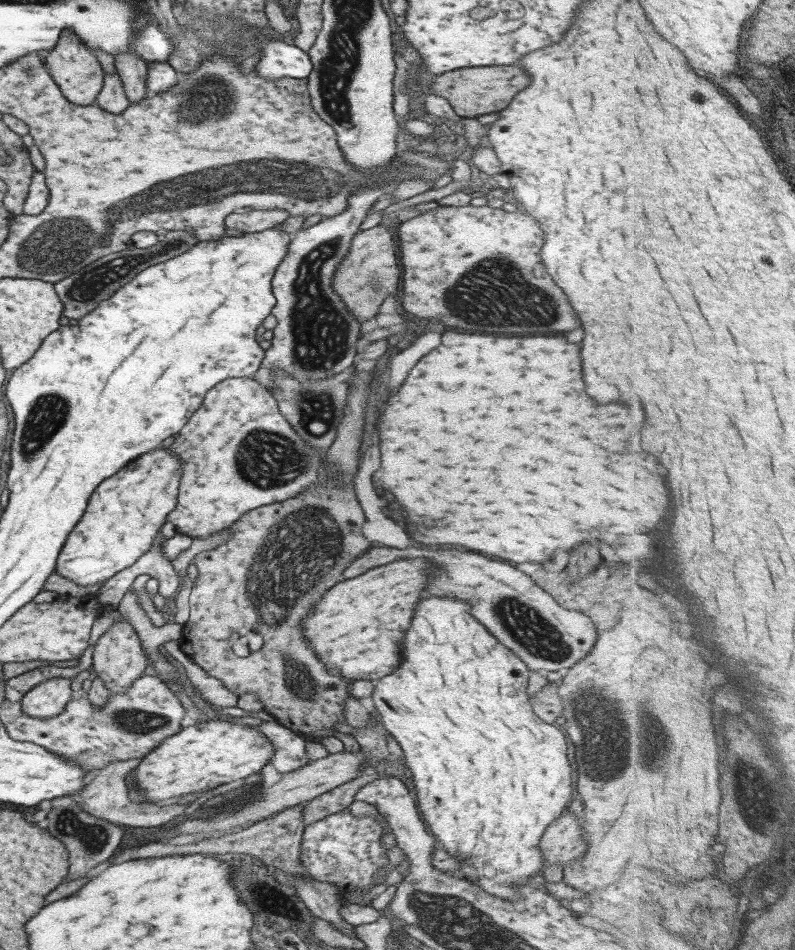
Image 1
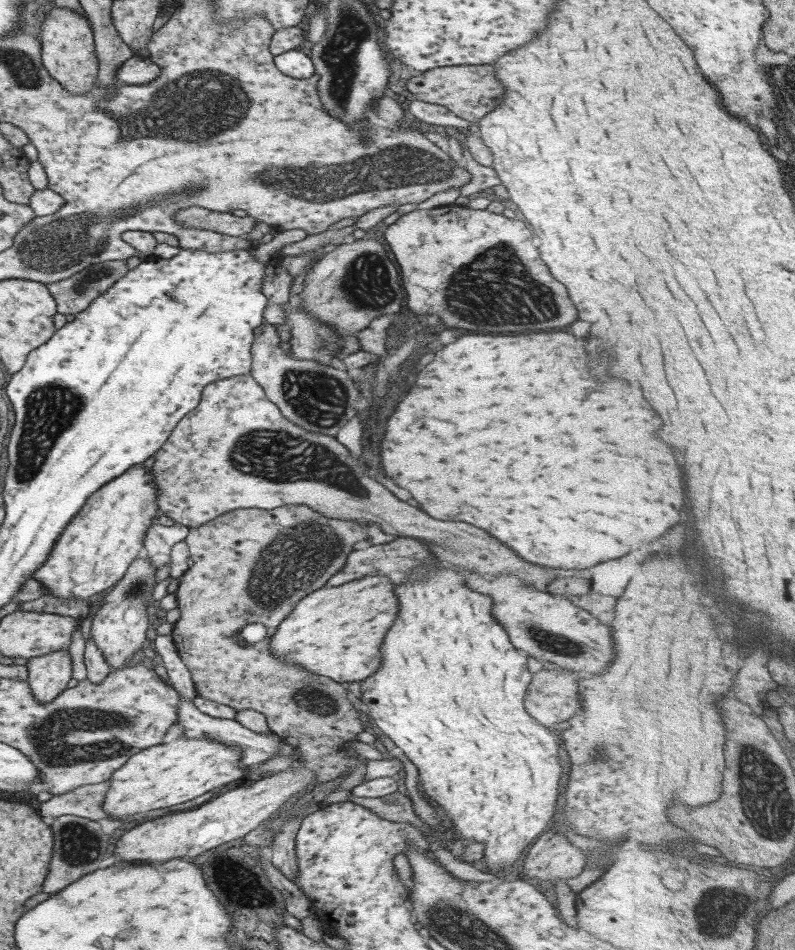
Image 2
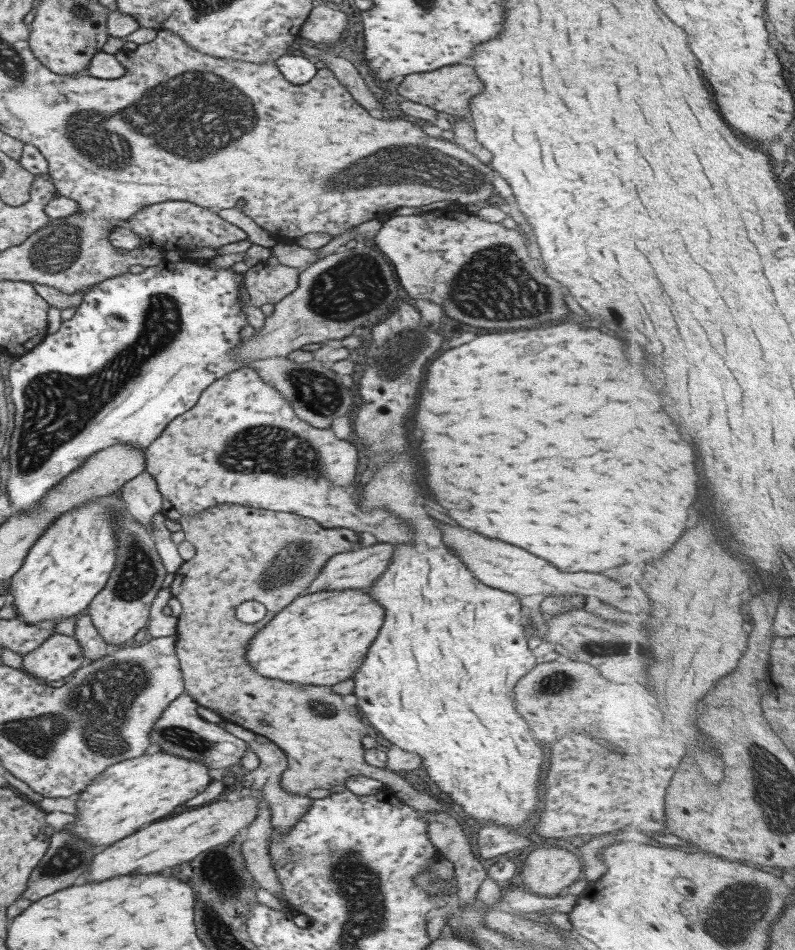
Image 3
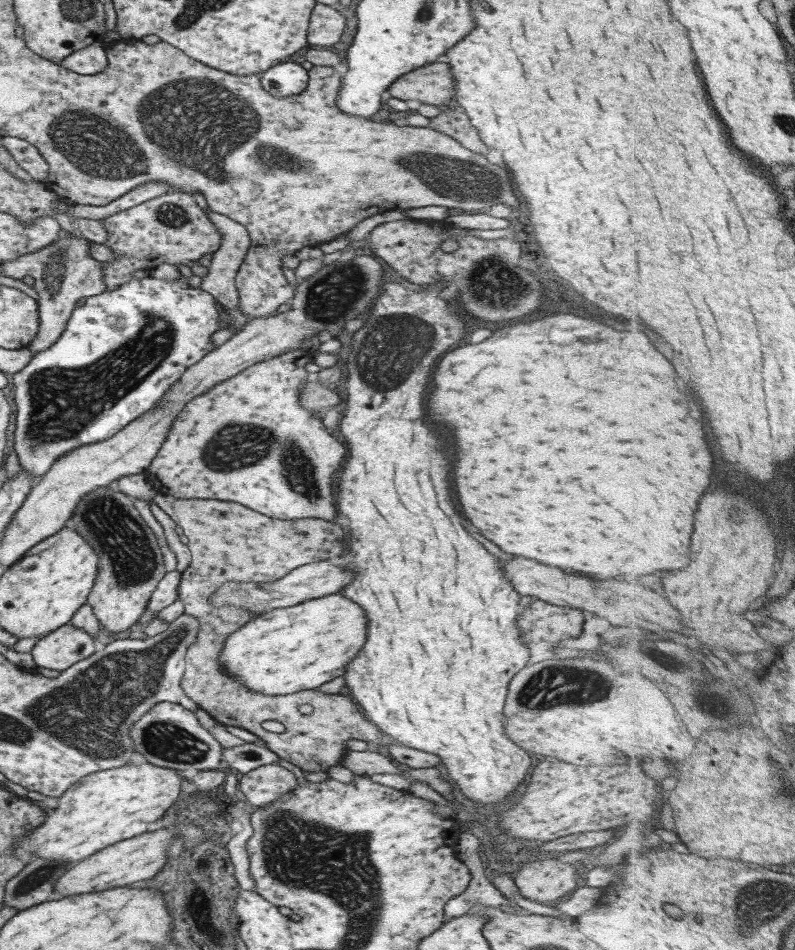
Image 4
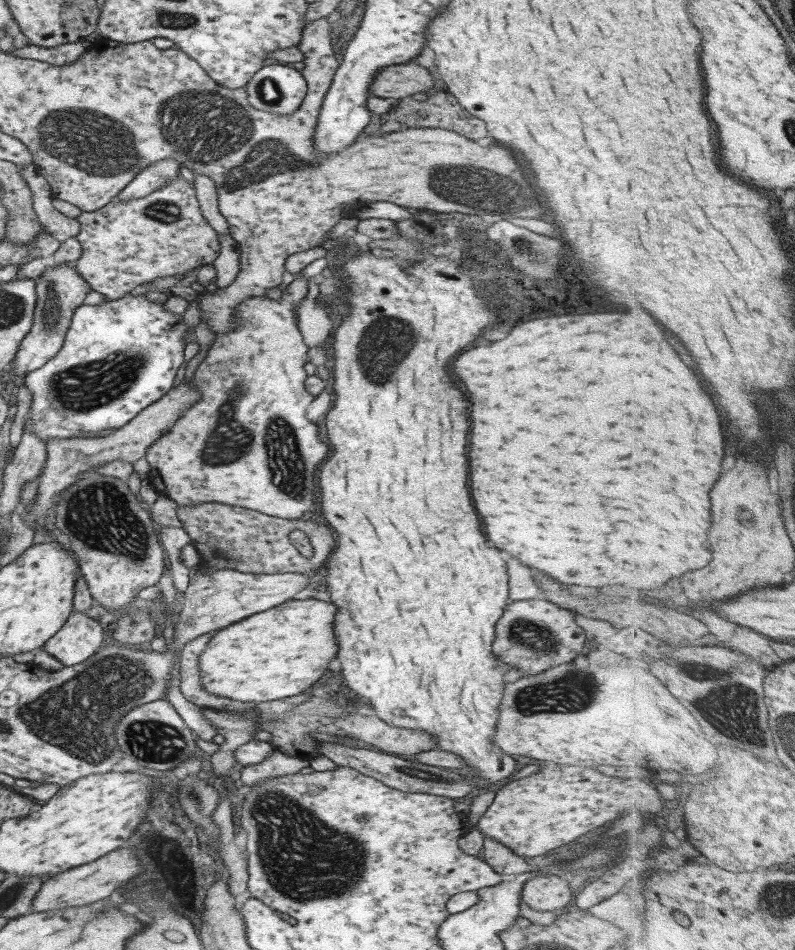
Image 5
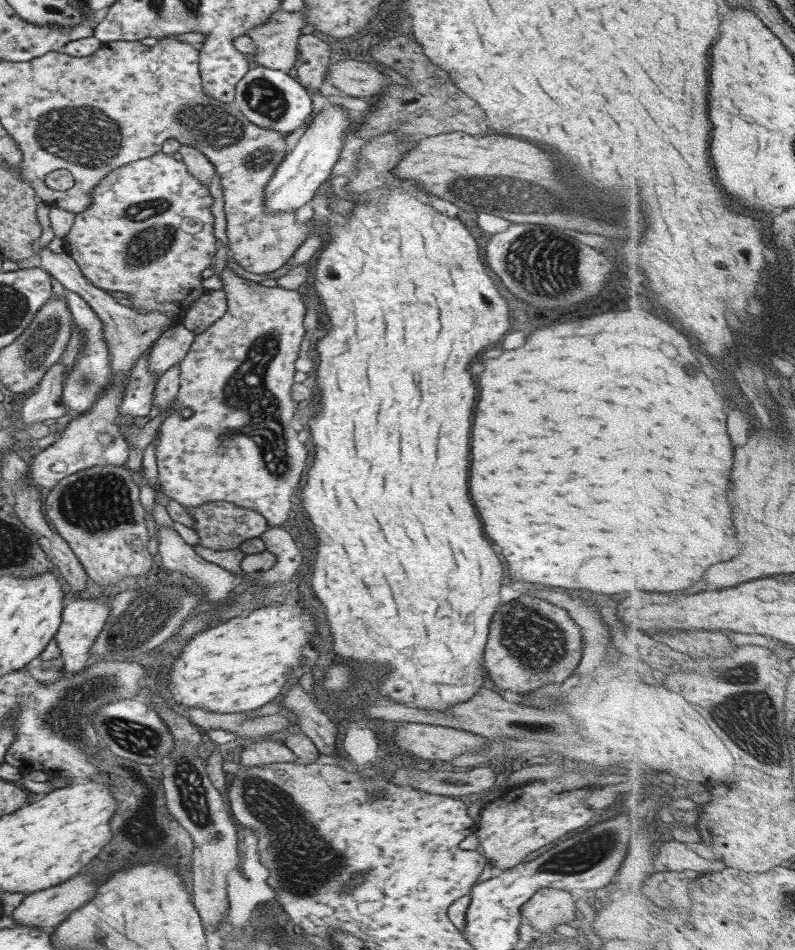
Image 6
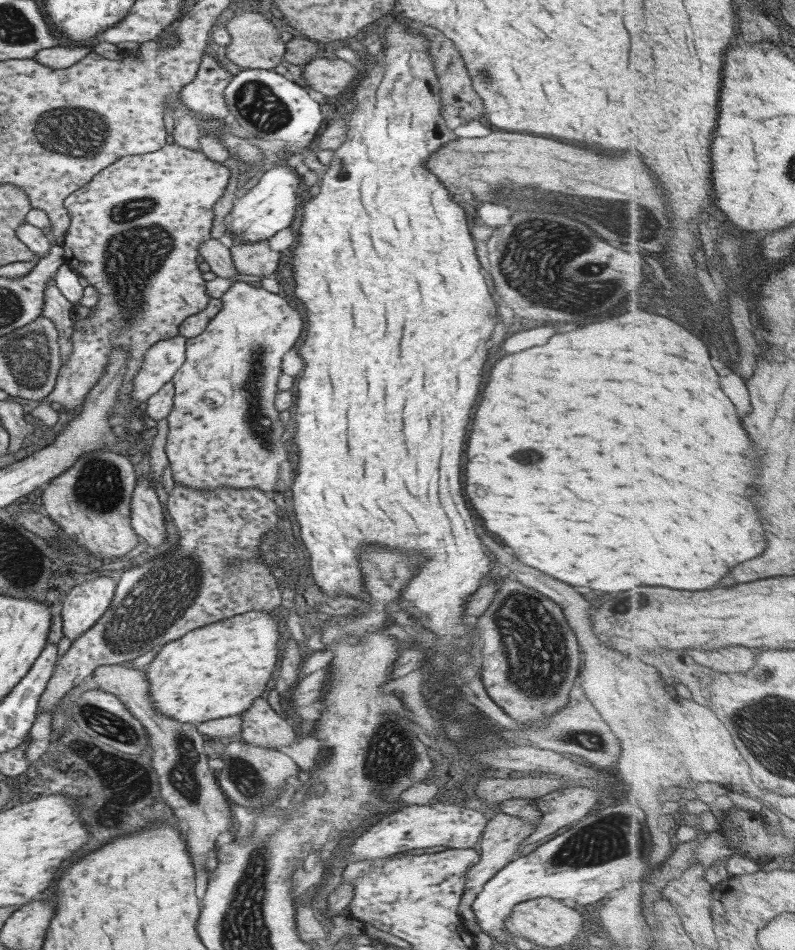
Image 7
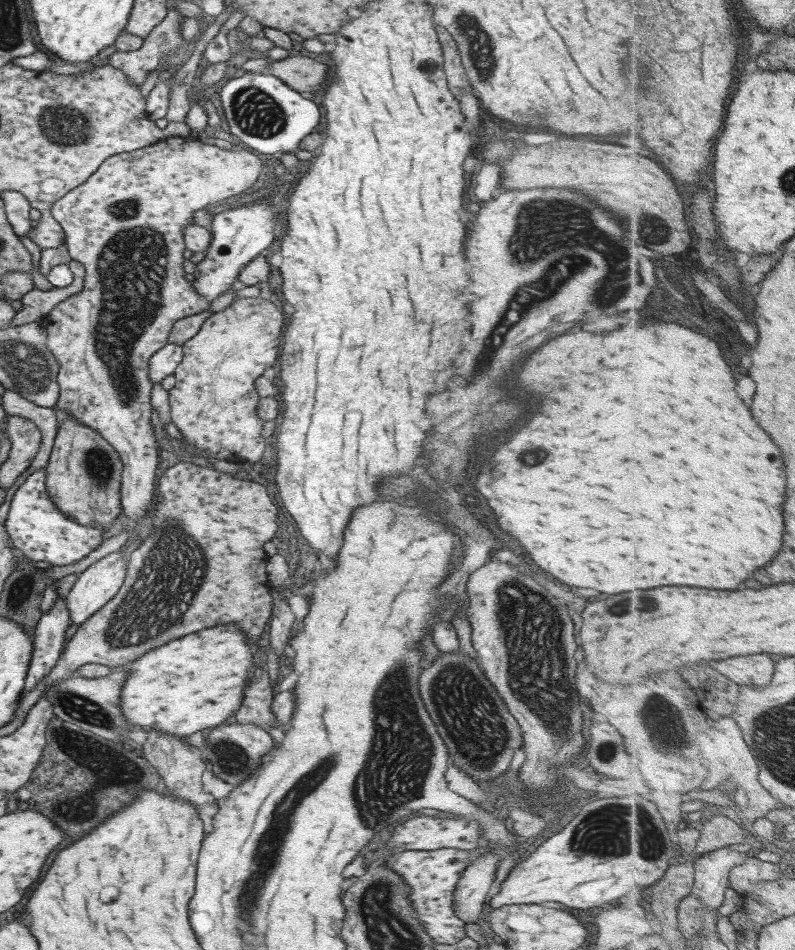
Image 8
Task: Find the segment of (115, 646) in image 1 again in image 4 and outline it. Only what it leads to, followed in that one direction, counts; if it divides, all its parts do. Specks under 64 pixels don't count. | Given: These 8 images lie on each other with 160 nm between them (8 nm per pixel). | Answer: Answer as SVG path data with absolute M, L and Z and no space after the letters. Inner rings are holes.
M107 486L94 488L77 501L64 526L82 536L97 555L95 580L86 603L101 628L115 637L129 634L145 610L151 592L166 573L160 546L134 507L132 496Z

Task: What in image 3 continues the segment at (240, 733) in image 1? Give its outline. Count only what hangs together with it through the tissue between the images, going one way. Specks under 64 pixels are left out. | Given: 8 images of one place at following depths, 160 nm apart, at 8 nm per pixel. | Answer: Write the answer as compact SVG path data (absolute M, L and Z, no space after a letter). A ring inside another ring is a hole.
M167 752L141 755L105 768L91 783L82 791L78 792L76 798L74 820L65 824L62 829L76 834L91 846L99 847L113 844L147 823L163 819L169 816L169 812L185 801L199 794L213 780L207 775L207 767L199 761L187 761L186 758L168 754Z

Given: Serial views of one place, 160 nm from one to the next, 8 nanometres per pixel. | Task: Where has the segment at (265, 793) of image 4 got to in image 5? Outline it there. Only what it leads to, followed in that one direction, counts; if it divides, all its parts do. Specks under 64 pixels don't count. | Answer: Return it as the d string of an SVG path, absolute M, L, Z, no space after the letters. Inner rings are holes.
M275 750L264 759L253 766L242 766L239 780L243 785L252 787L268 778L297 773L302 768L309 766L308 760L301 760L302 758L289 756Z

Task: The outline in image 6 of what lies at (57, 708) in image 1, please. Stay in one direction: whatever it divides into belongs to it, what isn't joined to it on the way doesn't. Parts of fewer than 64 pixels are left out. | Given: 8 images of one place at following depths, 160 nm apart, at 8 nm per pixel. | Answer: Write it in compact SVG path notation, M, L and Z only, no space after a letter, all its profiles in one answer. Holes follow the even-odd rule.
M106 593L99 598L81 599L68 596L62 611L59 628L55 633L55 642L61 652L60 658L63 662L64 673L77 673L85 667L89 658L89 650L93 646L93 640L96 640L99 632L104 628L104 622L108 618L109 597Z

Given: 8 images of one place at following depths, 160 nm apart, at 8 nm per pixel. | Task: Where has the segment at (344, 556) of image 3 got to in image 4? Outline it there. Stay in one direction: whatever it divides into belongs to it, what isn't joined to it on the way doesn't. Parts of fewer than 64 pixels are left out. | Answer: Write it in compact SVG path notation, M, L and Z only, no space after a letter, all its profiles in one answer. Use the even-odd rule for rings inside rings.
M328 558L327 560L302 564L300 567L293 568L292 571L285 573L285 576L282 576L280 579L261 586L254 586L253 583L225 583L223 587L219 587L212 594L210 602L215 605L231 604L258 615L273 609L295 606L305 600L339 592L352 581L351 577L353 575L354 572L350 572L348 568L340 565L337 558Z

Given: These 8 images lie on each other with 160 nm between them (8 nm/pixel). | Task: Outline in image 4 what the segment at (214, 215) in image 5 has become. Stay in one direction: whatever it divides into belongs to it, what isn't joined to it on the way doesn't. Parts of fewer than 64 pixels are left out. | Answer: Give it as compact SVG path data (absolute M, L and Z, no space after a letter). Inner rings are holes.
M205 208L204 212L220 234L220 243L218 249L212 253L210 264L207 267L207 275L202 278L198 288L209 293L221 306L238 310L238 294L233 278L235 278L236 270L249 246L248 232L242 224L231 222L229 218L212 212L211 209Z

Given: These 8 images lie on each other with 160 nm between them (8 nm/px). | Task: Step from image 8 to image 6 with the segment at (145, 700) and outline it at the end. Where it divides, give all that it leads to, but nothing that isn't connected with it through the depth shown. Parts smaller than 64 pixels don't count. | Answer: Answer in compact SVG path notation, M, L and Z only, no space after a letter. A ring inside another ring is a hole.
M266 603L265 607L254 609L249 614L243 617L225 617L216 625L214 628L210 627L208 630L203 630L201 634L195 634L193 638L181 648L181 654L171 662L169 671L167 672L167 692L171 695L171 698L177 702L177 704L183 704L187 708L202 708L209 712L218 712L219 714L233 714L234 712L250 712L255 709L261 708L267 703L271 703L274 698L283 690L283 686L291 680L291 672L295 672L295 668L299 668L299 660L304 658L301 654L301 650L305 648L305 644L313 638L313 620L314 618L301 609L299 604L296 605L285 605L285 604L272 604Z

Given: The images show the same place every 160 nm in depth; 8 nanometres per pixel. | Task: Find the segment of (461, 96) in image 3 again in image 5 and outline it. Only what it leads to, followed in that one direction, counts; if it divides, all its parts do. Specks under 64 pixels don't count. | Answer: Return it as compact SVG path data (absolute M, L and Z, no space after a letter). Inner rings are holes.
M413 62L380 68L380 71L372 76L368 92L372 96L388 98L392 101L405 98L405 96L411 97L415 92L427 94L435 84L432 82L432 72Z

